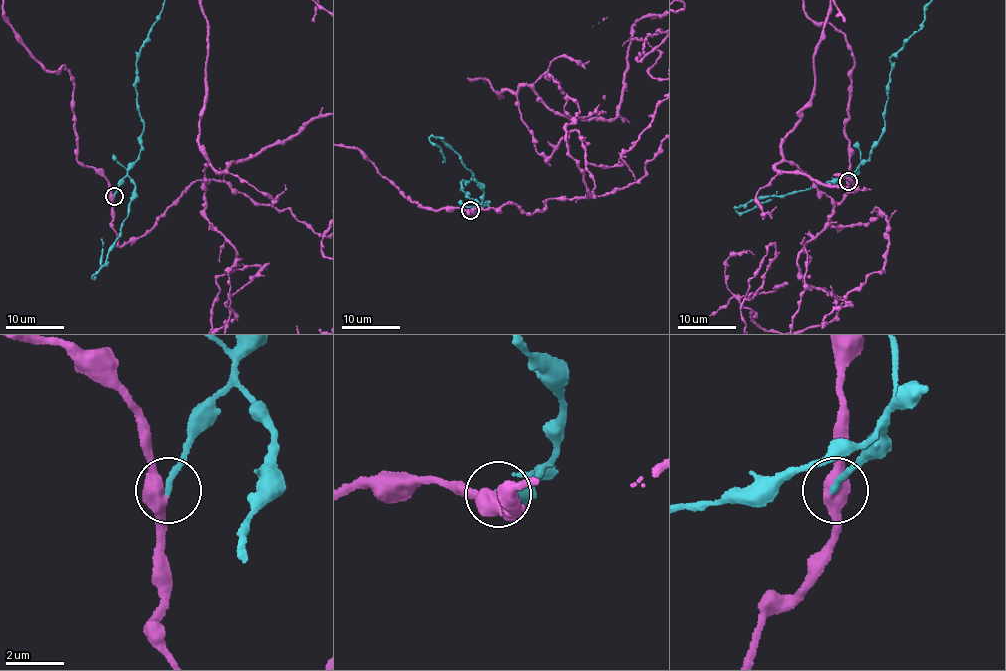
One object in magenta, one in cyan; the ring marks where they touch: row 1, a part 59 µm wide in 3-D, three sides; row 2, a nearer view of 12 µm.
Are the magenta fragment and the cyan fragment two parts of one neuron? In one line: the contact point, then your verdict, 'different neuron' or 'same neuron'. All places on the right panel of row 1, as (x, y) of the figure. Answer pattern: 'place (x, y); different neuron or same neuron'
place (848, 181); same neuron

